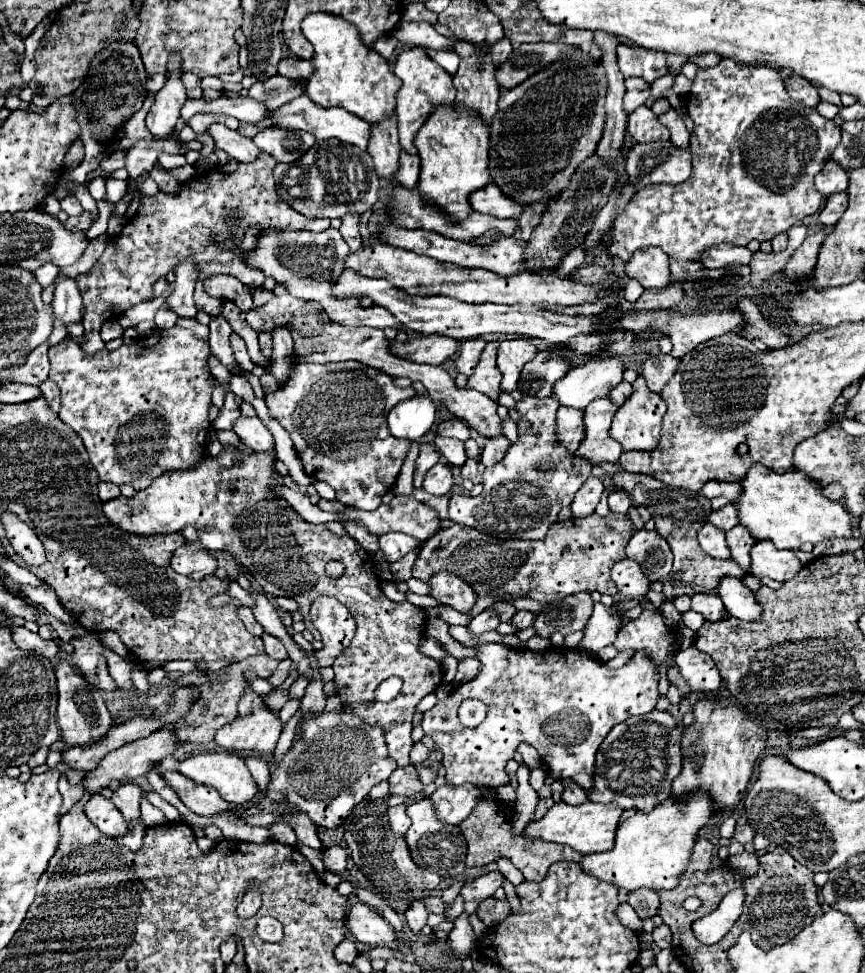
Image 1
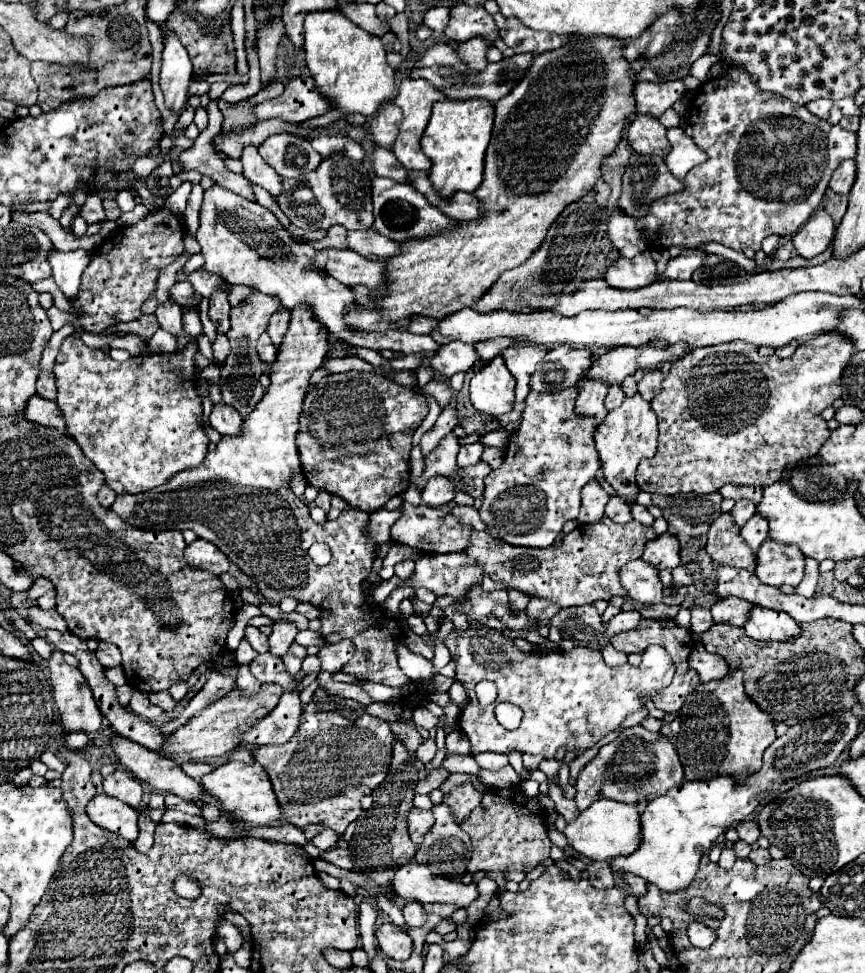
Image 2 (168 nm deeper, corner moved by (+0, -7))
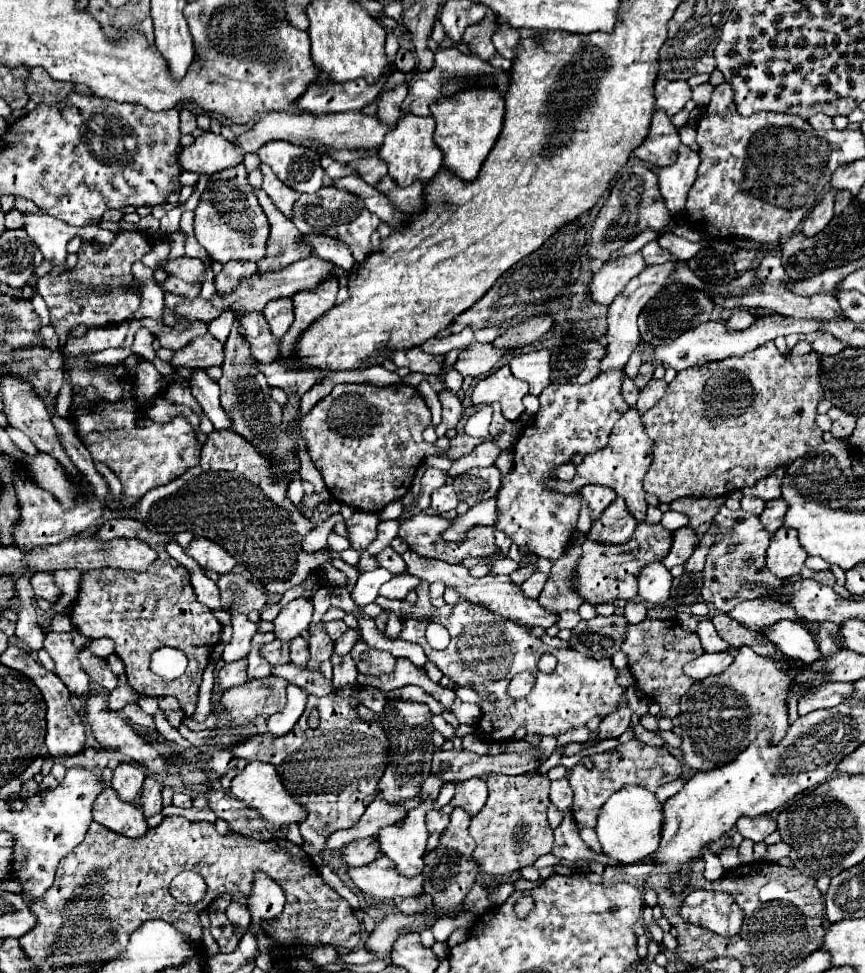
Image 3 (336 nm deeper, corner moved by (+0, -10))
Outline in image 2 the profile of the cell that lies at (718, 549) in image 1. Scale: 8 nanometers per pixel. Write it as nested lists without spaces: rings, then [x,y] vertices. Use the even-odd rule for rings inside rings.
[[[723,512],[717,520],[713,520],[709,528],[709,540],[705,550],[715,566],[733,566],[755,572],[755,552],[751,552],[739,530],[741,528],[735,528],[731,514]]]

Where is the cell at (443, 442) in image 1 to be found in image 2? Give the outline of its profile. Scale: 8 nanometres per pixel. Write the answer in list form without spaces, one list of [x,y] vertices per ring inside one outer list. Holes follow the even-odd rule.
[[[475,442],[475,444],[469,444],[469,446],[461,446],[459,454],[457,454],[457,466],[459,468],[465,468],[465,466],[473,466],[481,460],[481,454],[483,454],[485,446]]]

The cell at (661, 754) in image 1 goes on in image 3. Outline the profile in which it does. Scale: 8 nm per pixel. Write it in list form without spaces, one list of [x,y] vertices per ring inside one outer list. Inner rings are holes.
[[[631,739],[627,743],[617,745],[611,751],[599,753],[591,757],[591,765],[585,767],[577,763],[569,773],[569,785],[573,787],[575,801],[573,801],[573,817],[579,827],[595,827],[595,819],[599,815],[599,807],[603,805],[609,795],[619,791],[625,785],[641,785],[643,789],[655,793],[659,785],[675,781],[681,777],[679,761],[665,749],[665,747],[651,747],[639,739]]]

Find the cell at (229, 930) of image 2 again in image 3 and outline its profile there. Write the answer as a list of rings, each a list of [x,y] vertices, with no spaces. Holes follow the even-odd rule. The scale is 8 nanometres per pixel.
[[[231,903],[229,909],[225,911],[225,915],[227,915],[227,919],[229,919],[235,927],[239,927],[239,929],[247,929],[249,923],[251,923],[251,917],[249,917],[247,907],[241,907],[241,905],[237,905],[237,903]]]

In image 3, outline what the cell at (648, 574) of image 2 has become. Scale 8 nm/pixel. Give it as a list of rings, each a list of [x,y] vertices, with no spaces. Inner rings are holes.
[[[655,561],[649,563],[639,571],[637,577],[637,587],[639,587],[639,597],[651,605],[663,605],[669,599],[669,589],[671,589],[671,573],[663,563]]]

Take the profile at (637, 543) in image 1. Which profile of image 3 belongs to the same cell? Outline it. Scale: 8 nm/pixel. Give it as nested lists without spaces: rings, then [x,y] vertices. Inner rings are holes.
[[[681,527],[677,531],[673,531],[673,545],[669,549],[669,553],[661,559],[661,563],[671,569],[675,565],[683,565],[691,553],[695,549],[695,537],[691,535],[691,531],[687,531],[687,527]]]

